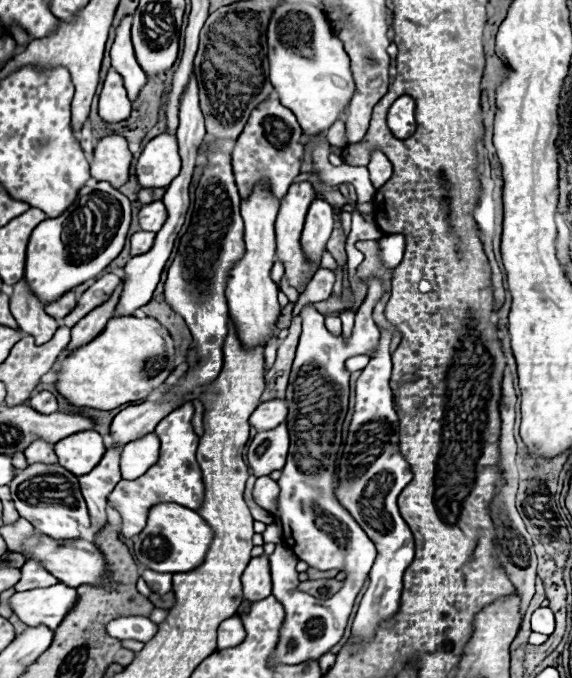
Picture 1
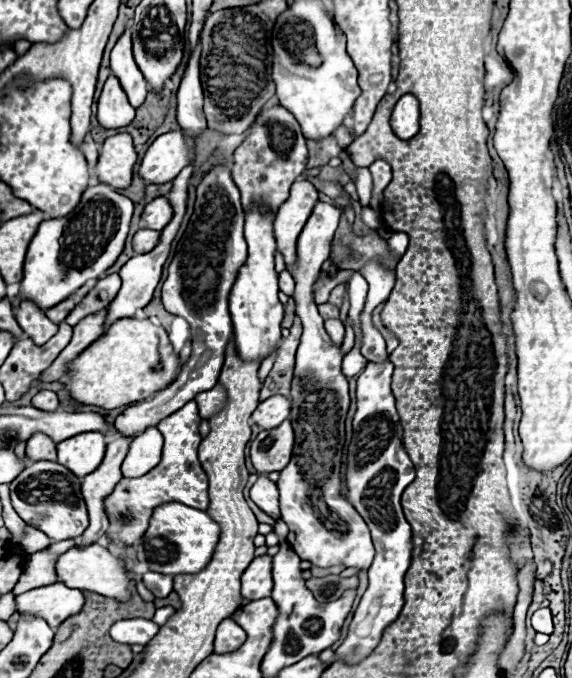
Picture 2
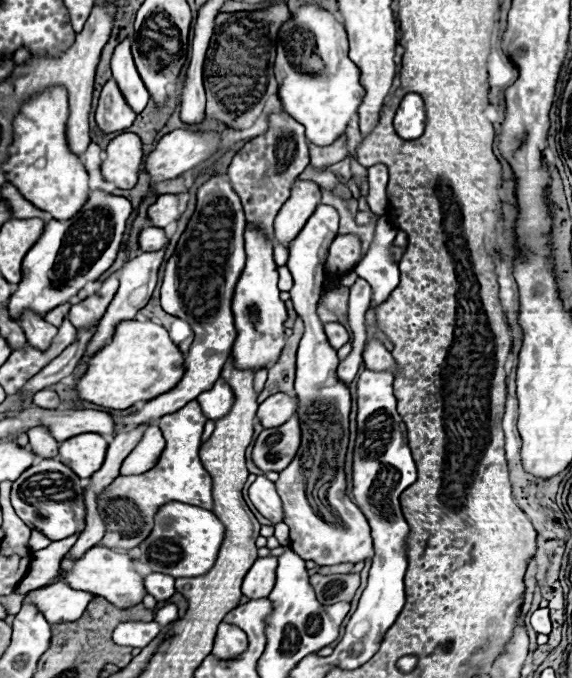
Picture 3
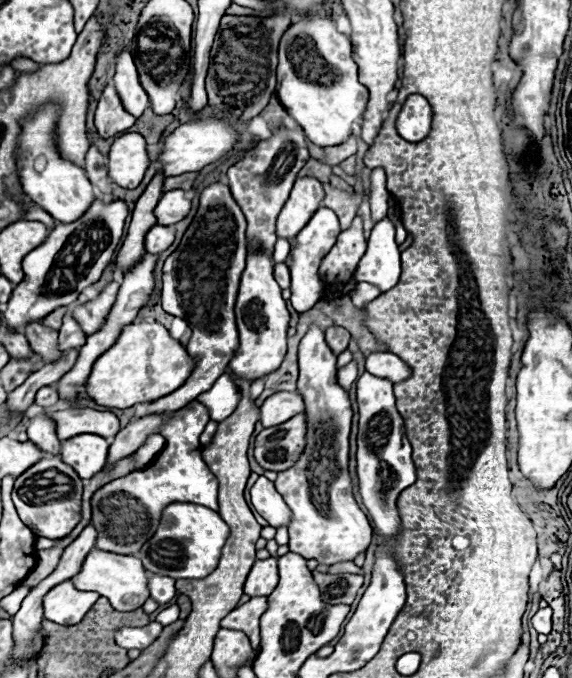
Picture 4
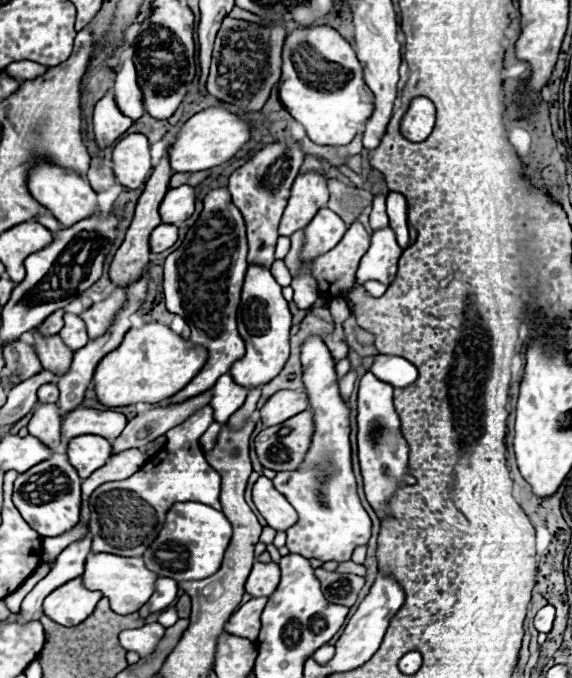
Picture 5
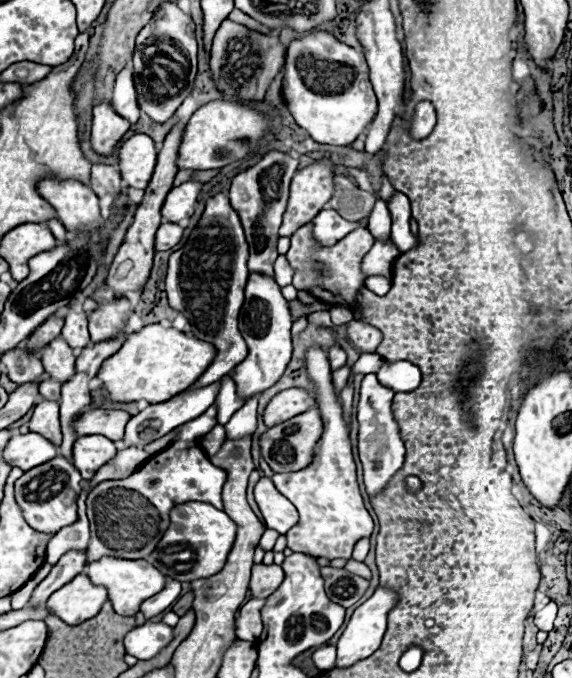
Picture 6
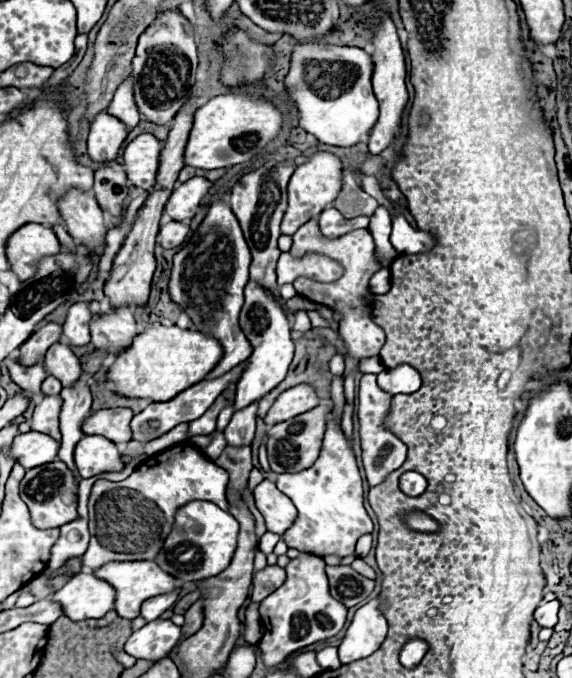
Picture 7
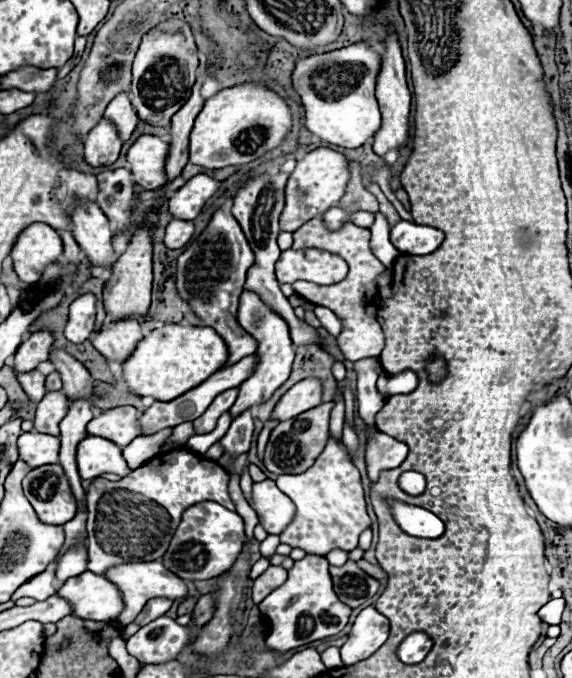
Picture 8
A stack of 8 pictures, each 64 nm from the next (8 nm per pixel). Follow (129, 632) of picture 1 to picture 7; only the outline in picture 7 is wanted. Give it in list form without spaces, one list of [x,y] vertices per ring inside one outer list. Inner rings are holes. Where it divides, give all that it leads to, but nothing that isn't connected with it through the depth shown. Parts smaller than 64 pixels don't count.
[[[154,620],[132,632],[126,640],[126,652],[138,660],[162,660],[178,644],[180,628],[170,620]]]

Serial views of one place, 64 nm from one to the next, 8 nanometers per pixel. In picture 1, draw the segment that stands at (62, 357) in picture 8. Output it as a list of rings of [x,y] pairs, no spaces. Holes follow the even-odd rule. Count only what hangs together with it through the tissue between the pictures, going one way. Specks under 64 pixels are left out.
[[[26,280],[14,284],[14,292],[10,296],[10,310],[18,322],[18,328],[24,334],[34,336],[36,344],[44,344],[58,330],[58,320],[44,312],[44,304],[38,302],[38,296],[30,294]]]

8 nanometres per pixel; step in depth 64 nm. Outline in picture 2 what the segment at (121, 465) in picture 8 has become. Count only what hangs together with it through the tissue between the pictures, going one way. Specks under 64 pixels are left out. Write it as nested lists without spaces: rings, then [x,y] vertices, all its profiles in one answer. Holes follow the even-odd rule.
[[[84,432],[72,436],[70,440],[62,440],[60,444],[56,444],[56,448],[58,462],[74,472],[78,478],[94,472],[106,452],[104,436],[100,432]]]

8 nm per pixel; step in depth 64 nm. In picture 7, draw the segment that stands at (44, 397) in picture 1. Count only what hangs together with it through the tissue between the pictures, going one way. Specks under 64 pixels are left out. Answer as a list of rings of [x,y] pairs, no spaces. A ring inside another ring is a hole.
[[[48,376],[44,382],[42,382],[42,394],[44,396],[58,396],[62,390],[62,384],[60,380],[56,380],[54,376]]]

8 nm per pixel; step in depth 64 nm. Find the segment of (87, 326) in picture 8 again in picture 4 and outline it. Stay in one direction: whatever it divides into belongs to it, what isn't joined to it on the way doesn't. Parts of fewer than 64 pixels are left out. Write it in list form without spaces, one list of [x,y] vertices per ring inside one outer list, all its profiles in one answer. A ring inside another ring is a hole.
[[[66,314],[64,316],[64,324],[60,328],[60,336],[58,336],[58,350],[80,348],[84,342],[86,342],[86,334],[76,324],[76,320],[70,314]]]

